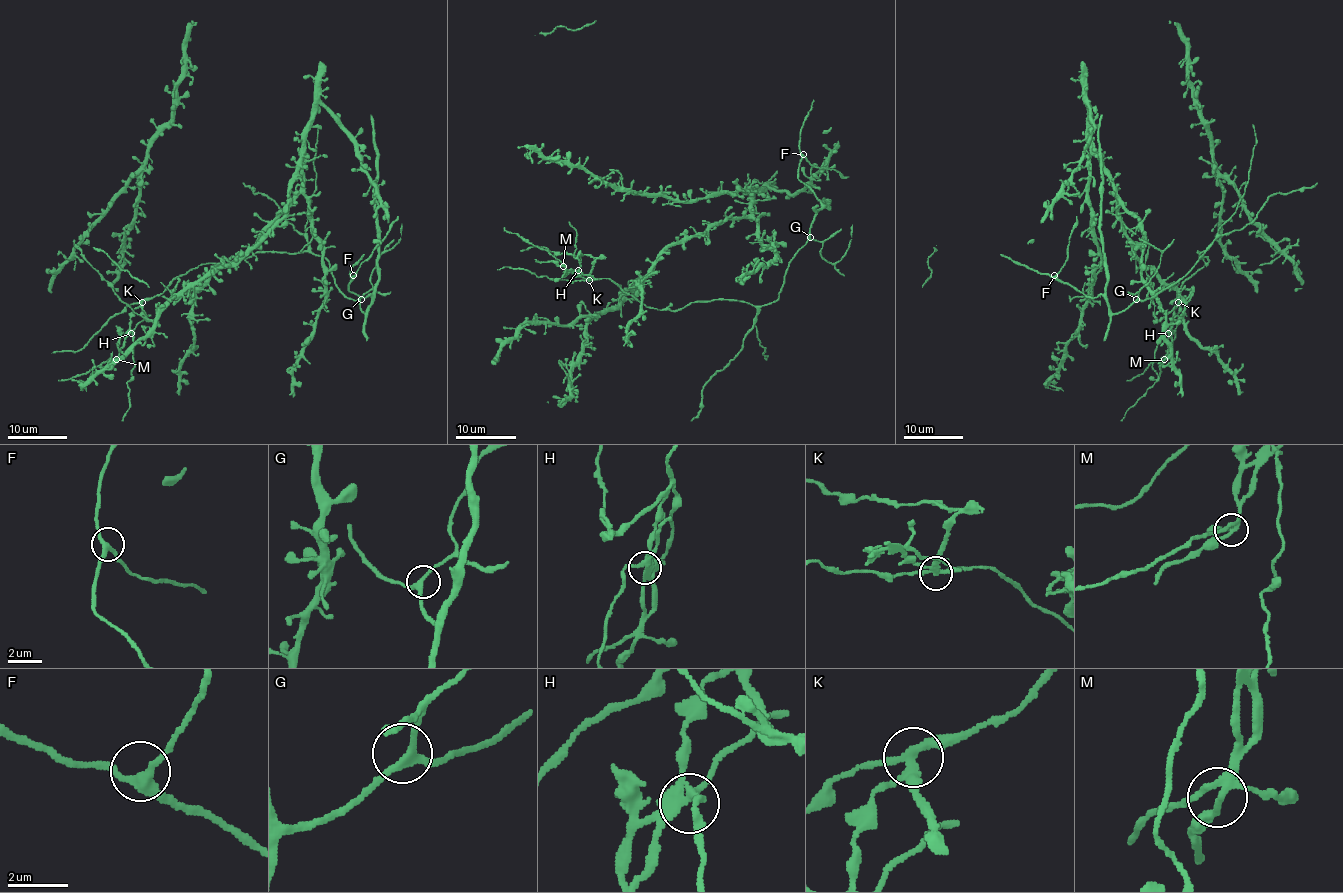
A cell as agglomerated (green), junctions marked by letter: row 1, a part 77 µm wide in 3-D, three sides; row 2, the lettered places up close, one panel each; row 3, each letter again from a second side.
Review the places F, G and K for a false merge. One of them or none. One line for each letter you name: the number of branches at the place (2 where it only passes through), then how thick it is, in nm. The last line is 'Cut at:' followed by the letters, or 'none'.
K: branches 4; calibre 240 nm
Cut at: K

